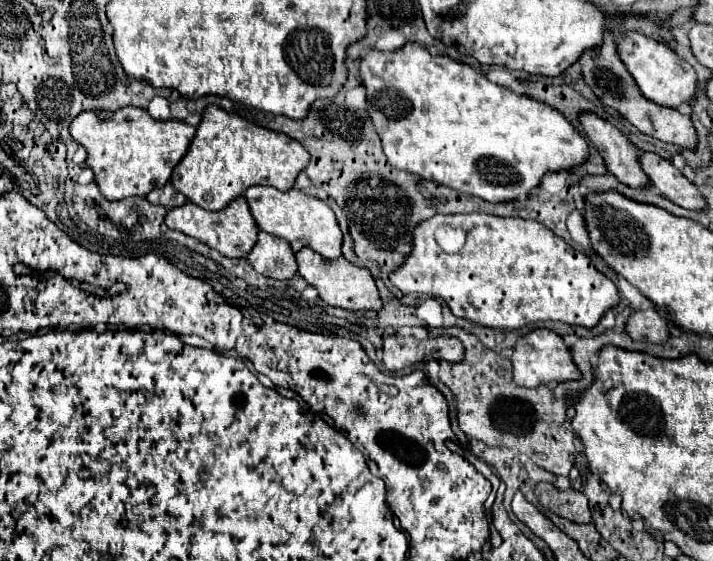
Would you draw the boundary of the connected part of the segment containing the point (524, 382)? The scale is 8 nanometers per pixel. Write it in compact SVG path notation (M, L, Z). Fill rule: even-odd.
M545 328L531 330L515 342L513 354L511 354L511 364L513 364L513 382L523 388L535 388L535 386L547 384L547 382L565 382L565 380L579 378L579 372L571 360L569 348L561 340L561 336L555 334L553 330L545 330Z

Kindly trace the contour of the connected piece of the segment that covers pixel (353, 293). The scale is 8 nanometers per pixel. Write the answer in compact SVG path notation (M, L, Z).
M303 248L295 254L297 258L297 266L299 266L299 276L313 288L317 288L319 298L329 304L329 306L337 306L343 310L379 310L381 308L381 300L379 300L379 292L375 286L373 276L369 274L367 268L359 268L351 262L347 262L343 256L337 260L323 260L323 256L319 256L317 252L313 252L311 248Z

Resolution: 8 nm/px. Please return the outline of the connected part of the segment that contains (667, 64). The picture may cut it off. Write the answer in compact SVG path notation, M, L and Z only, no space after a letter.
M639 32L631 34L615 34L617 40L617 52L619 58L625 62L627 72L635 78L639 90L645 98L649 98L655 104L675 108L679 104L689 104L695 94L695 70L691 64L687 64L683 58L679 58L667 44L657 42L653 38L647 38Z

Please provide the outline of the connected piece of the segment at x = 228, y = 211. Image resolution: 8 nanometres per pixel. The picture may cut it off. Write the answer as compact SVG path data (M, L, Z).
M235 198L227 208L223 210L217 210L217 212L207 212L203 208L199 208L197 204L183 204L179 208L173 208L167 212L167 218L165 218L167 226L171 230L177 230L177 232L183 232L207 246L211 246L213 250L221 252L223 256L227 258L243 258L249 254L249 250L253 248L255 240L257 240L257 224L251 216L251 212L247 212L247 202L245 198Z

